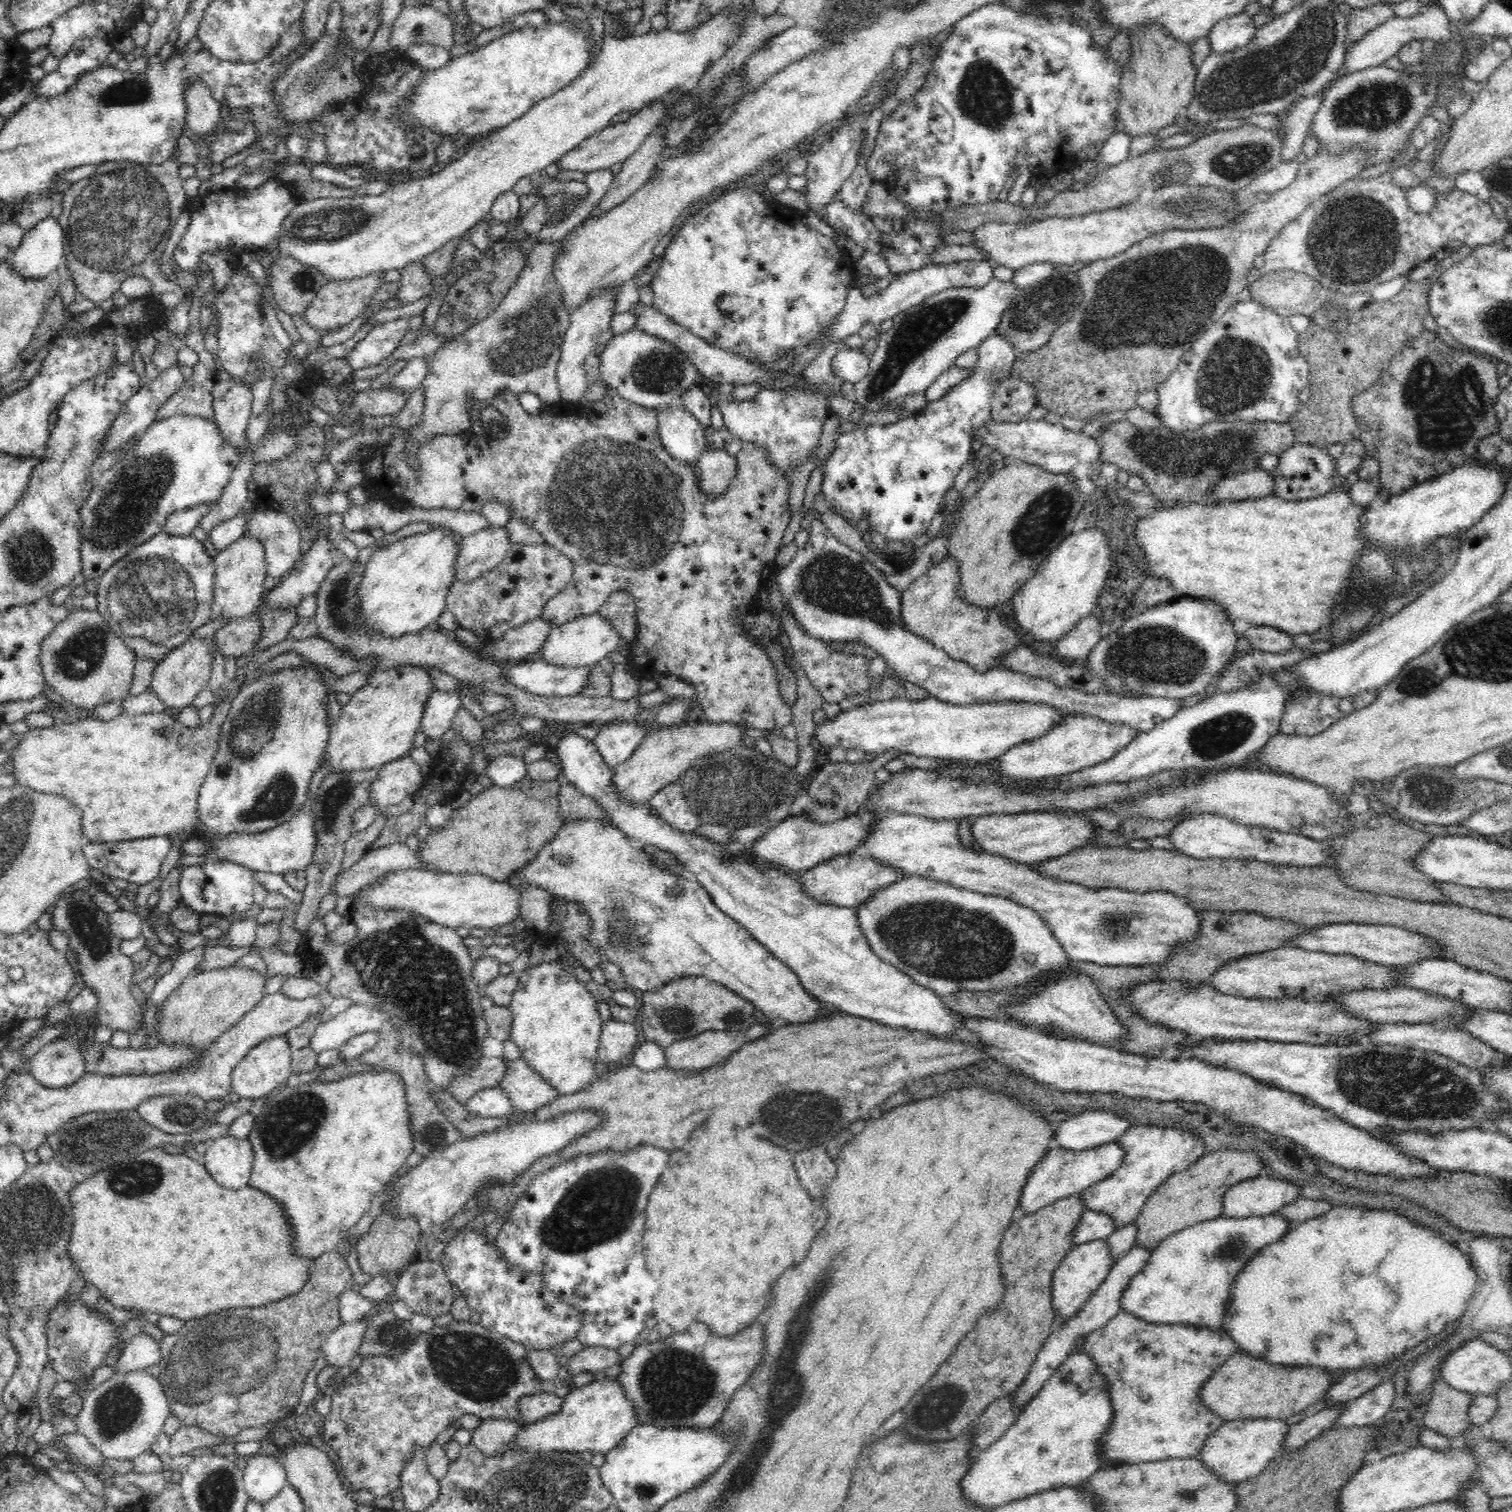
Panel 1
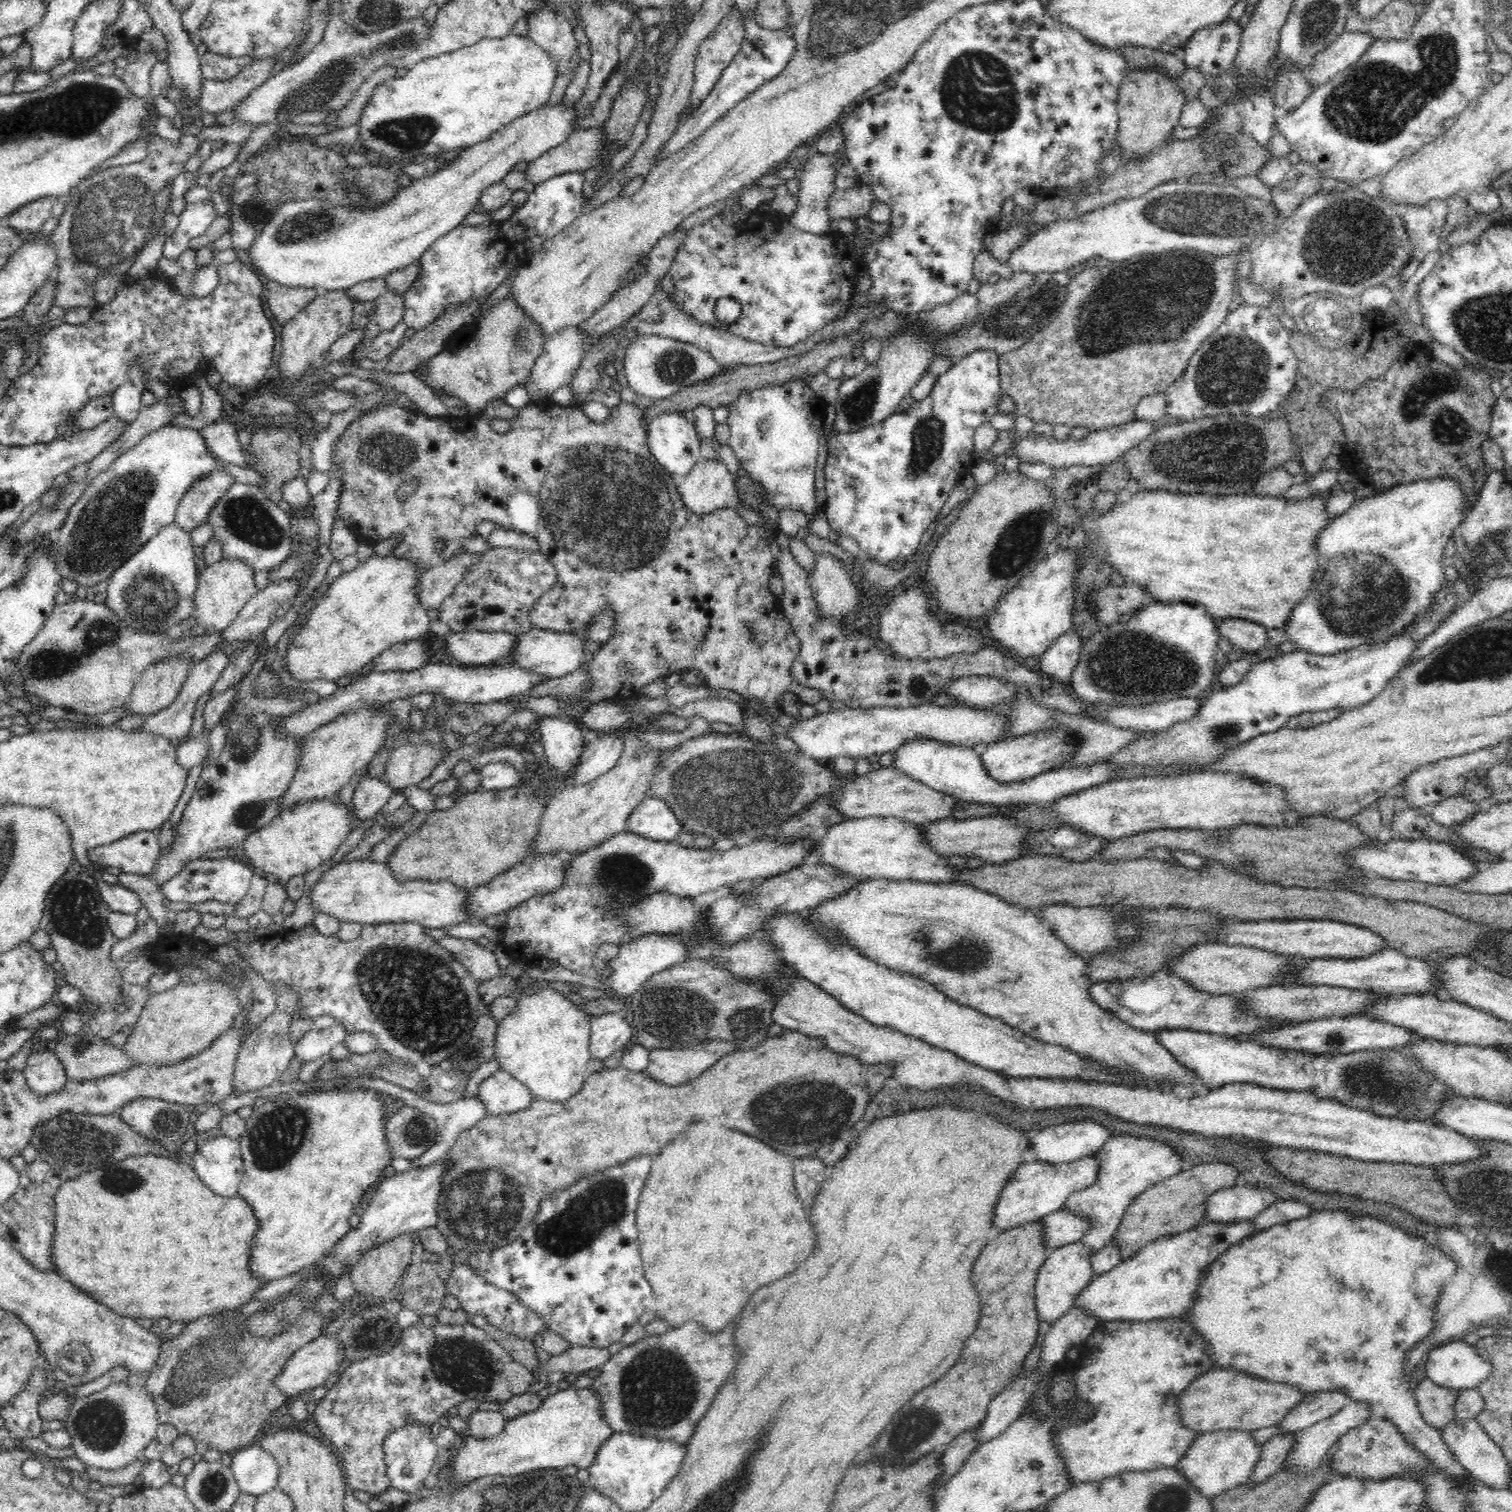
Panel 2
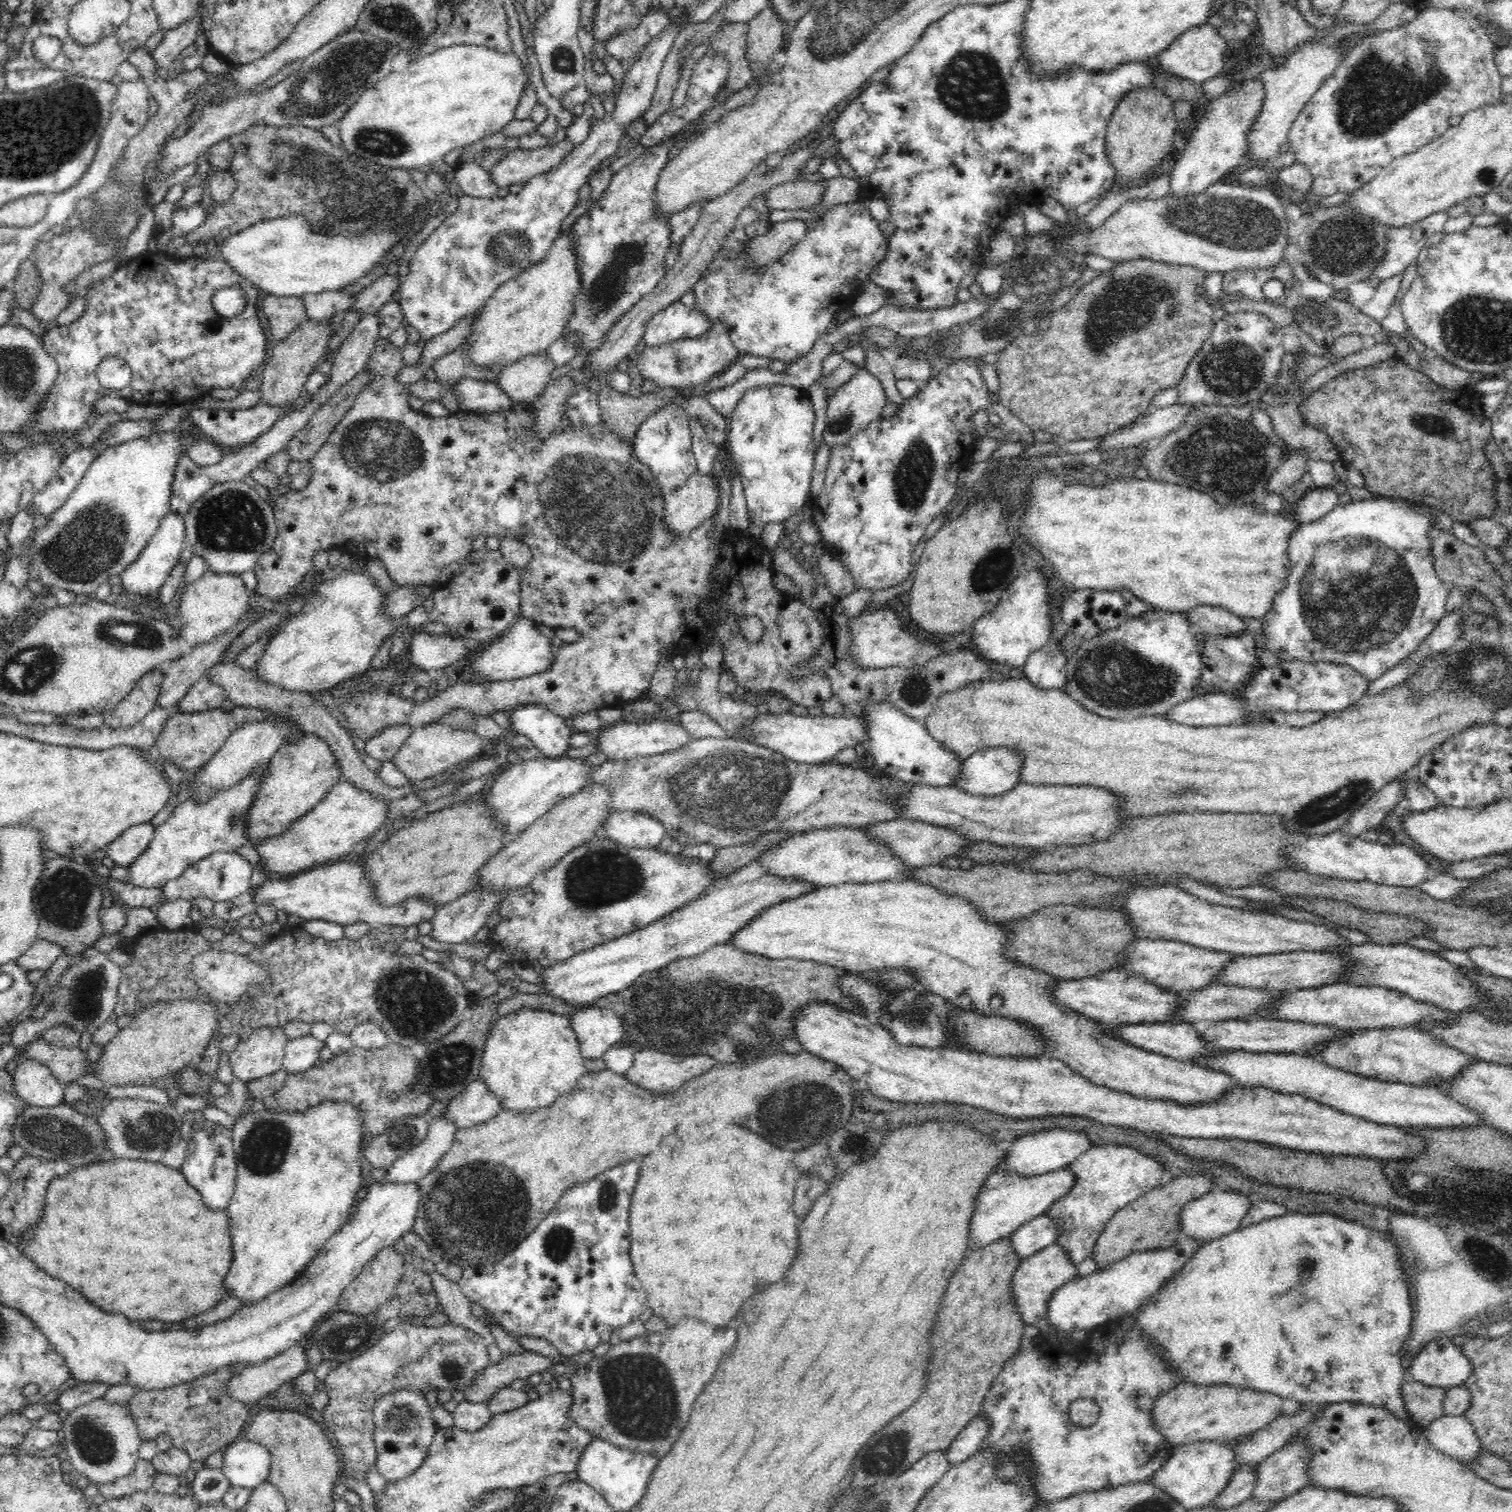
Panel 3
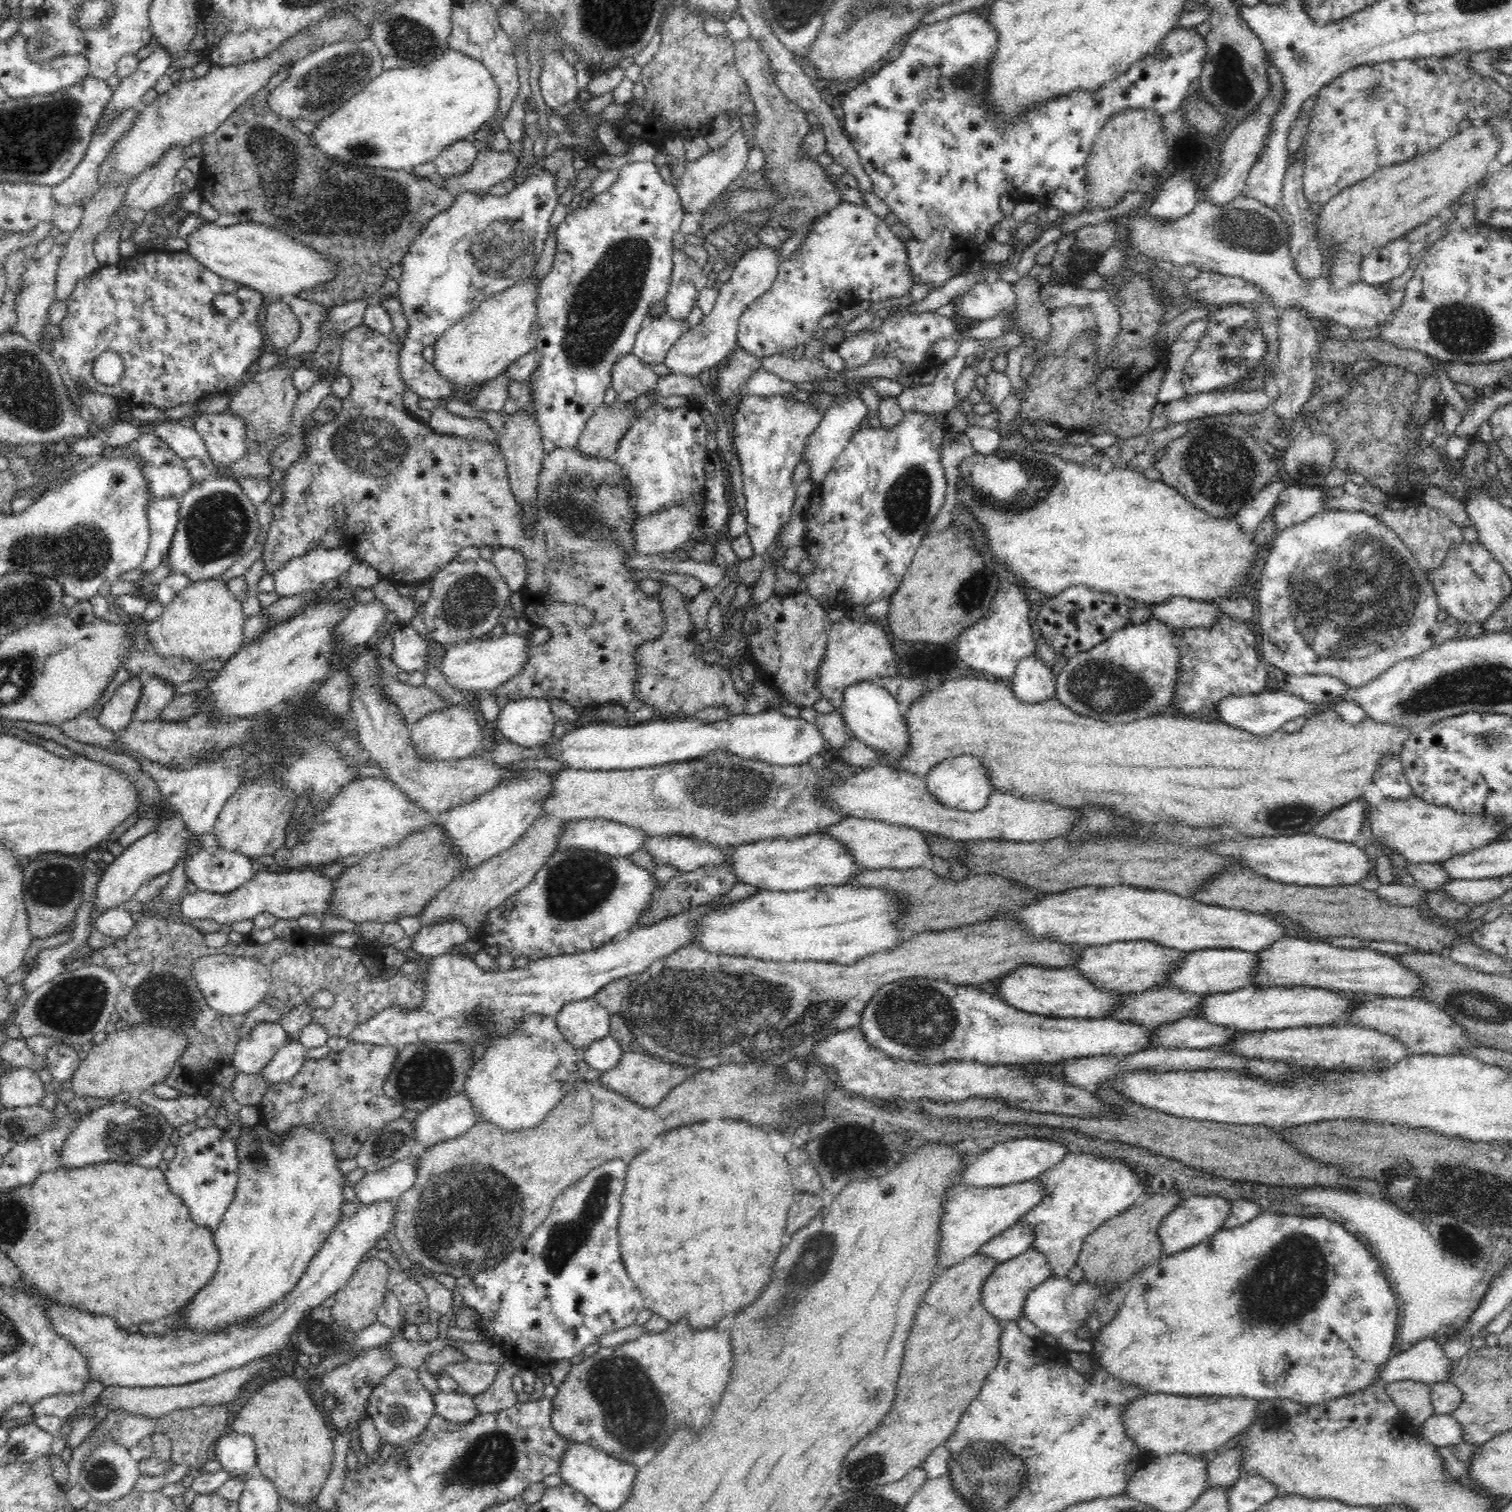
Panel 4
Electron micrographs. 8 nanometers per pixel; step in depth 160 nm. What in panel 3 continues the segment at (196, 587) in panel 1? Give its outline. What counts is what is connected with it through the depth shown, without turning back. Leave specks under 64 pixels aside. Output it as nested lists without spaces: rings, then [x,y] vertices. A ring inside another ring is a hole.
[[[174,512],[164,515],[158,531],[152,536],[146,548],[142,550],[138,560],[132,562],[120,574],[121,583],[118,590],[125,589],[132,595],[139,594],[162,608],[162,603],[157,599],[159,588],[165,583],[173,568],[179,564],[180,553],[185,544],[185,518]]]

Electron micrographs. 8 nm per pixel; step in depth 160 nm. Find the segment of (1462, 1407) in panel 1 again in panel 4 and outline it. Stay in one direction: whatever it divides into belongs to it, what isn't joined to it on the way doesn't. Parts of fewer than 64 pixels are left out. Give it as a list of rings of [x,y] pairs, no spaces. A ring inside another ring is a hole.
[[[1399,1380],[1387,1383],[1388,1396],[1394,1401],[1402,1416],[1416,1426],[1435,1414],[1431,1403],[1431,1390],[1426,1383],[1415,1380]]]

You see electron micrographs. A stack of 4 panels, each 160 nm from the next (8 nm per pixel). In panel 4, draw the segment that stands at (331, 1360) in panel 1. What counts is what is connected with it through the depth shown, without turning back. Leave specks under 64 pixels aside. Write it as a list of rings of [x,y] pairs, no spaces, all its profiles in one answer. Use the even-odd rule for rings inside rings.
[[[260,1359],[248,1363],[246,1366],[221,1372],[216,1376],[211,1376],[204,1380],[197,1380],[195,1383],[172,1385],[170,1387],[105,1386],[104,1390],[100,1392],[96,1401],[92,1404],[92,1408],[95,1411],[98,1404],[103,1402],[112,1412],[123,1410],[128,1414],[137,1414],[138,1416],[159,1419],[168,1413],[183,1408],[190,1408],[190,1406],[228,1404],[238,1397],[240,1389],[248,1380],[254,1377],[258,1379],[259,1376],[269,1374],[278,1368],[278,1365],[274,1363],[272,1360]]]

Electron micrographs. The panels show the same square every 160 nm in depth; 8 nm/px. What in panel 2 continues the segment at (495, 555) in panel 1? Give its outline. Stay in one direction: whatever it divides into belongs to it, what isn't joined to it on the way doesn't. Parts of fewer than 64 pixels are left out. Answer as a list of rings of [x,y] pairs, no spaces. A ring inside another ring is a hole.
[[[462,550],[458,556],[448,558],[448,562],[438,564],[417,578],[415,591],[424,608],[438,608],[440,603],[455,591],[455,586],[463,581],[467,570],[480,560],[483,553],[468,553]]]

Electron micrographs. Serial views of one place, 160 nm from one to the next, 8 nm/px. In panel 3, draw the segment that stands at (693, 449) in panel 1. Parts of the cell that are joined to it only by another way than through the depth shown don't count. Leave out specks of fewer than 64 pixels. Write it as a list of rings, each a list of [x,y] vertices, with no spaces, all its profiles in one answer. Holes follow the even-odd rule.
[[[678,405],[659,408],[638,427],[632,440],[633,455],[645,464],[661,486],[664,494],[680,488],[692,474],[697,472],[697,462],[692,450],[690,415]]]

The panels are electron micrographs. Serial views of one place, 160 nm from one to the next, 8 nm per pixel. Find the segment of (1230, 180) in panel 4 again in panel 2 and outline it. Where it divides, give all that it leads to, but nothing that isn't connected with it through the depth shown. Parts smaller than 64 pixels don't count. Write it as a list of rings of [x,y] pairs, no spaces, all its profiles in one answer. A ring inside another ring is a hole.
[[[1344,31],[1333,40],[1332,44],[1313,56],[1311,65],[1302,70],[1311,85],[1311,90],[1320,84],[1326,84],[1330,78],[1336,76],[1341,70],[1354,64],[1372,44],[1376,38],[1363,32]]]

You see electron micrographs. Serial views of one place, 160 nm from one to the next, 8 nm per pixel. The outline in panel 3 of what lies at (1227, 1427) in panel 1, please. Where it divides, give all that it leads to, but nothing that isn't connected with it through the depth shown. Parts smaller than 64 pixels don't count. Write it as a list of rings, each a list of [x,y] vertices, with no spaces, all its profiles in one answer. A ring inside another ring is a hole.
[[[1200,1440],[1173,1448],[1171,1457],[1149,1478],[1152,1487],[1164,1491],[1188,1511],[1207,1506],[1218,1496],[1236,1472],[1235,1450],[1224,1442]]]

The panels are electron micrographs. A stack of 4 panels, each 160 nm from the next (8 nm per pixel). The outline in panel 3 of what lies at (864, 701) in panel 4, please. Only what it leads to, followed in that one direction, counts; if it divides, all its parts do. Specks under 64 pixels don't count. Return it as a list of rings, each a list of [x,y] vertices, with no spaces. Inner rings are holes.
[[[886,701],[866,705],[863,710],[863,716],[860,717],[863,717],[865,726],[868,727],[868,739],[870,740],[868,740],[867,747],[872,758],[876,761],[878,771],[904,783],[928,784],[933,787],[955,787],[959,775],[962,774],[964,761],[956,755],[956,752],[946,749],[932,739],[932,736],[926,730],[924,720],[914,720],[911,716],[896,708],[896,705]]]

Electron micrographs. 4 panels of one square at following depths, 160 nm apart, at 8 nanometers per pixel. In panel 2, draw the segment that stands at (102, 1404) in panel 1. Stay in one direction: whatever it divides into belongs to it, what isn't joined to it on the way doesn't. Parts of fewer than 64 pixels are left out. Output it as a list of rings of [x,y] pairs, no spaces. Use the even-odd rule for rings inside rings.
[[[126,1381],[112,1384],[88,1396],[72,1399],[68,1416],[64,1420],[64,1429],[71,1436],[71,1447],[74,1449],[75,1457],[86,1467],[104,1470],[124,1468],[132,1464],[155,1439],[158,1427],[157,1408],[150,1393],[145,1391],[144,1386],[139,1390],[130,1388]]]

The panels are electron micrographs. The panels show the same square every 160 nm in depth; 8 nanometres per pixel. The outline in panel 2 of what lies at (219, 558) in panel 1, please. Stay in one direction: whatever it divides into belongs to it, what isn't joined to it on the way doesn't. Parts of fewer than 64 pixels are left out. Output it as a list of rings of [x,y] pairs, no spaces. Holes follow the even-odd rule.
[[[222,558],[207,566],[200,574],[194,593],[193,614],[197,625],[205,628],[206,635],[221,632],[232,624],[242,607],[258,592],[254,583],[254,570],[239,558]]]

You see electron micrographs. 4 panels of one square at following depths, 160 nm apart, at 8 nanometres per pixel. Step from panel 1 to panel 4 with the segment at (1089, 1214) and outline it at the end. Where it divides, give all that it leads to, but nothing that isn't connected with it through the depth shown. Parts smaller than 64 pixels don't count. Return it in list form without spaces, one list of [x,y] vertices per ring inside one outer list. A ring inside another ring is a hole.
[[[1019,1223],[1004,1230],[999,1236],[984,1244],[977,1252],[997,1262],[1006,1262],[1032,1249],[1034,1244],[1034,1230]]]

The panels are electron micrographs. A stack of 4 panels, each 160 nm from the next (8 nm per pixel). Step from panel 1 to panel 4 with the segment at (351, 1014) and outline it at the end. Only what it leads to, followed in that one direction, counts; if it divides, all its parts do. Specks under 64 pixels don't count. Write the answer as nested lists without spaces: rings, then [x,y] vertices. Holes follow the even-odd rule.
[[[290,1039],[272,1060],[262,1069],[261,1074],[269,1084],[290,1080],[304,1064],[306,1050],[298,1039]]]

